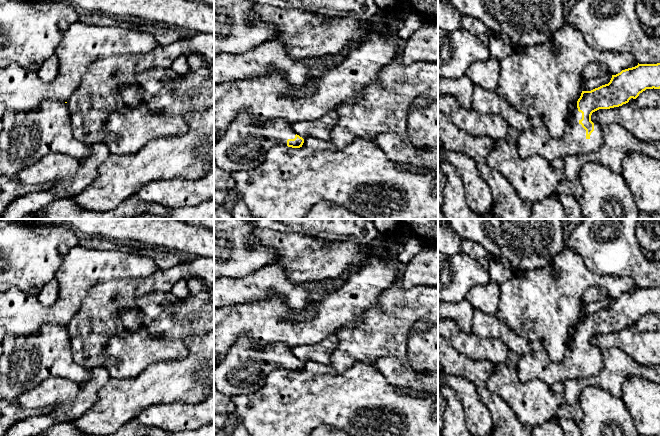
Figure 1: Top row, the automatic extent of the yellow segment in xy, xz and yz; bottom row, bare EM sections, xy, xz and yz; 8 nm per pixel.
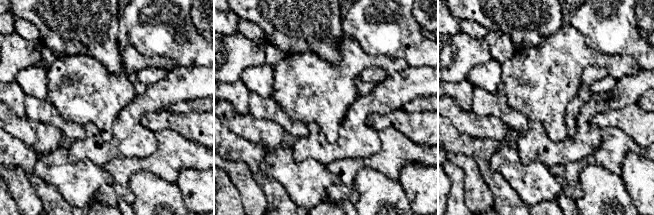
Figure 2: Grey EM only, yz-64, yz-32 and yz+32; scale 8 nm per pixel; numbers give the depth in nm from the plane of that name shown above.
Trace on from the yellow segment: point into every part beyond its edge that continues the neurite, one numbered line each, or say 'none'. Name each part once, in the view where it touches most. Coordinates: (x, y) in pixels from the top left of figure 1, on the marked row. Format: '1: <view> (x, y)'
1: yz (537, 140)

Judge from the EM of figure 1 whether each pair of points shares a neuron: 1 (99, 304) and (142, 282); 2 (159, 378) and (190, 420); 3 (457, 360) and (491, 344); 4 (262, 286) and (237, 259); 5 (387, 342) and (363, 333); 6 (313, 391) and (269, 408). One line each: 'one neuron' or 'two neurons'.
1: one neuron
2: two neurons
3: two neurons
4: two neurons
5: one neuron
6: one neuron

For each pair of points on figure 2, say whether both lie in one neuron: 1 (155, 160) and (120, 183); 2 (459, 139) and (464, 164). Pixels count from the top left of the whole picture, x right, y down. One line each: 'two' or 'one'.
1: one
2: two

